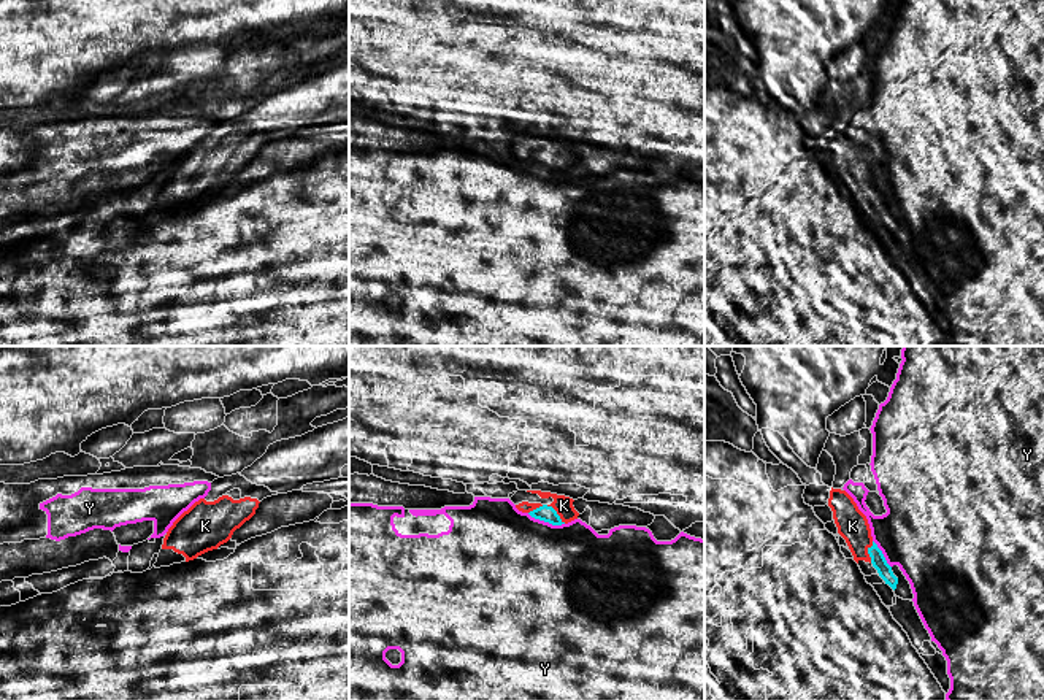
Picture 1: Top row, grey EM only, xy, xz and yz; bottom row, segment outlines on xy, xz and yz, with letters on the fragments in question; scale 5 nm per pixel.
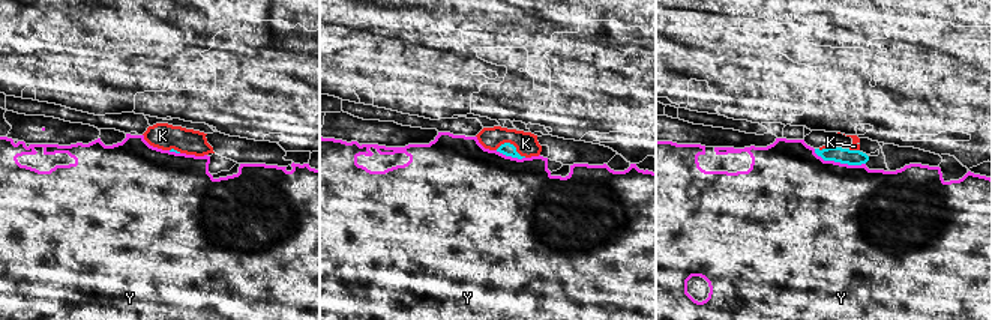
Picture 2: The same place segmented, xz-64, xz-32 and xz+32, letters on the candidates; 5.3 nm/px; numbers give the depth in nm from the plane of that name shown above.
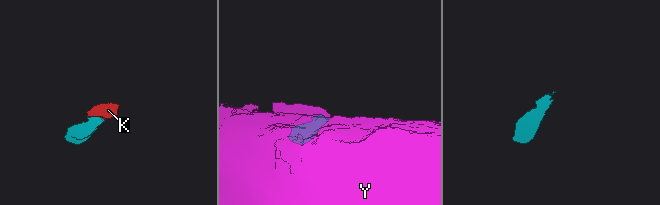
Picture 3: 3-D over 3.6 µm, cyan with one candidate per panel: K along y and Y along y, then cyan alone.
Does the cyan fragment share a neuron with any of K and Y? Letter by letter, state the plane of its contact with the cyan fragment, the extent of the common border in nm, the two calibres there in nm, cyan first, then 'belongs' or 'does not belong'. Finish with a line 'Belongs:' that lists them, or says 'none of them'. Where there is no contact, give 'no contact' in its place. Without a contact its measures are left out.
K: xz | 140 nm | 80/100 nm | belongs
Y: xz | 200 nm | 80/500 nm | does not belong
Belongs: K

